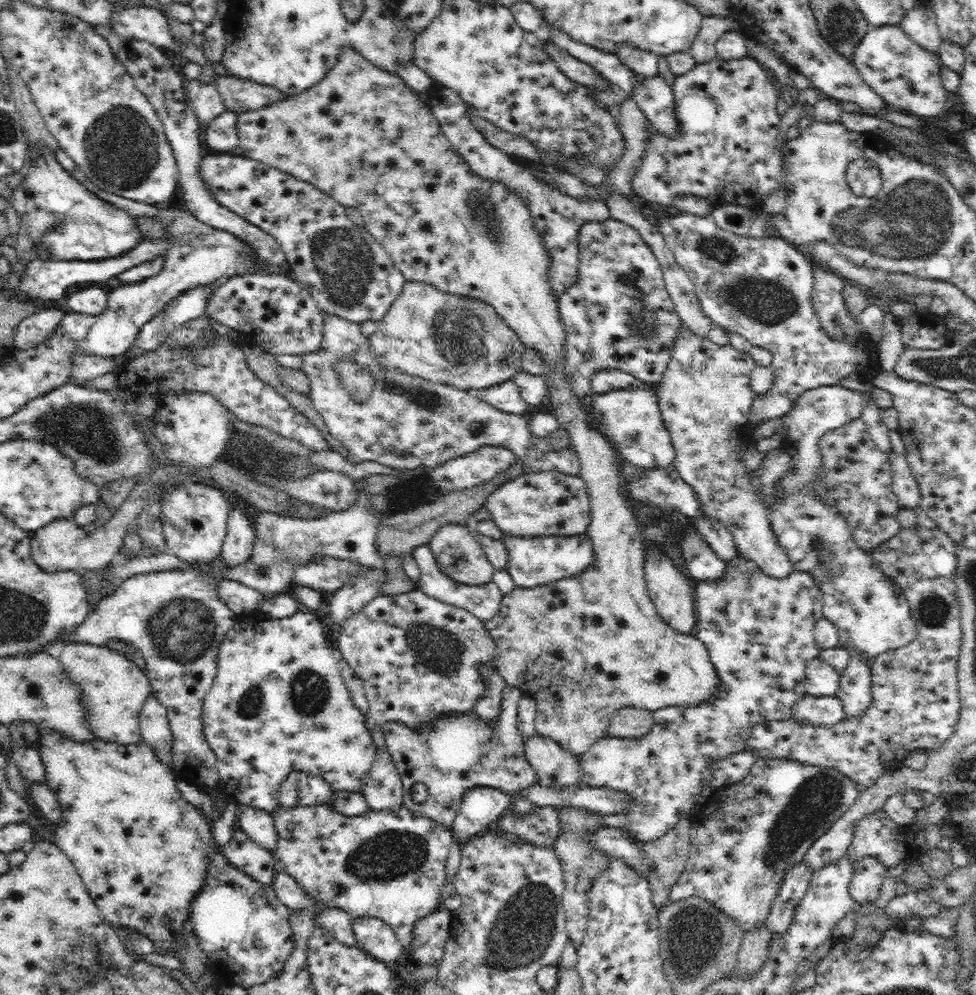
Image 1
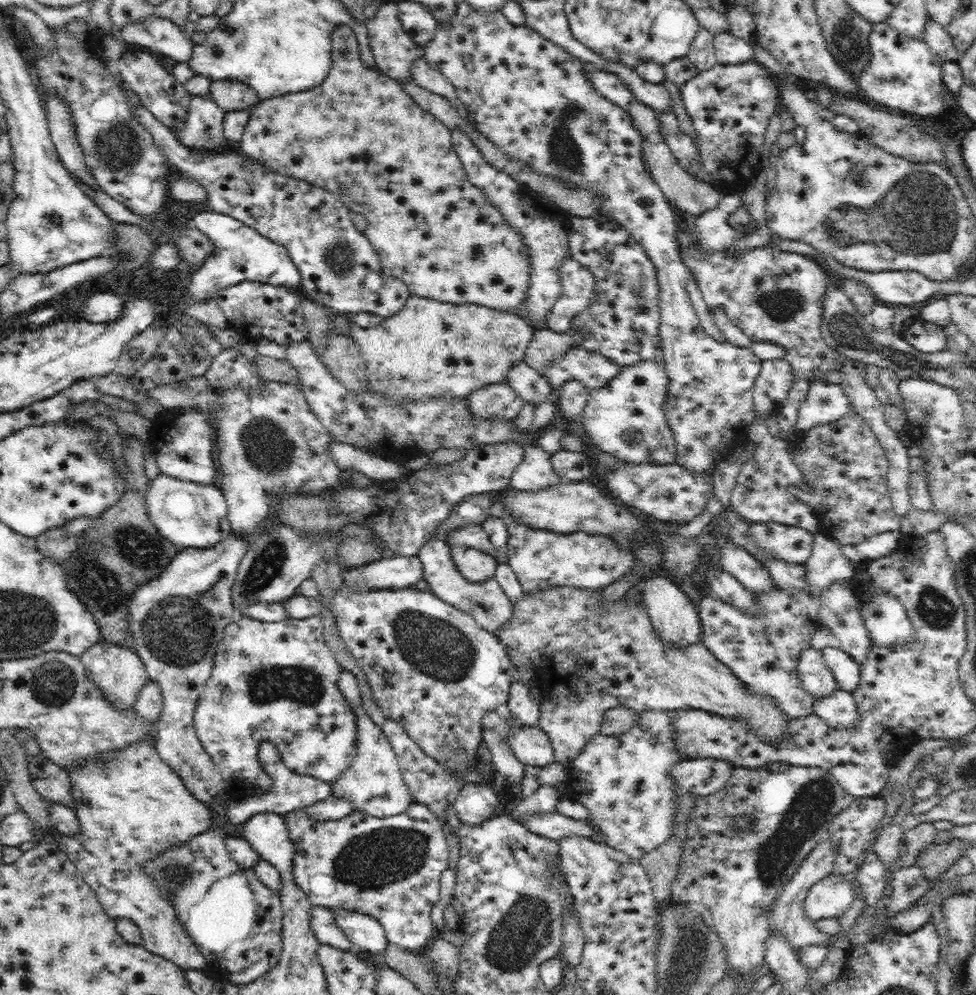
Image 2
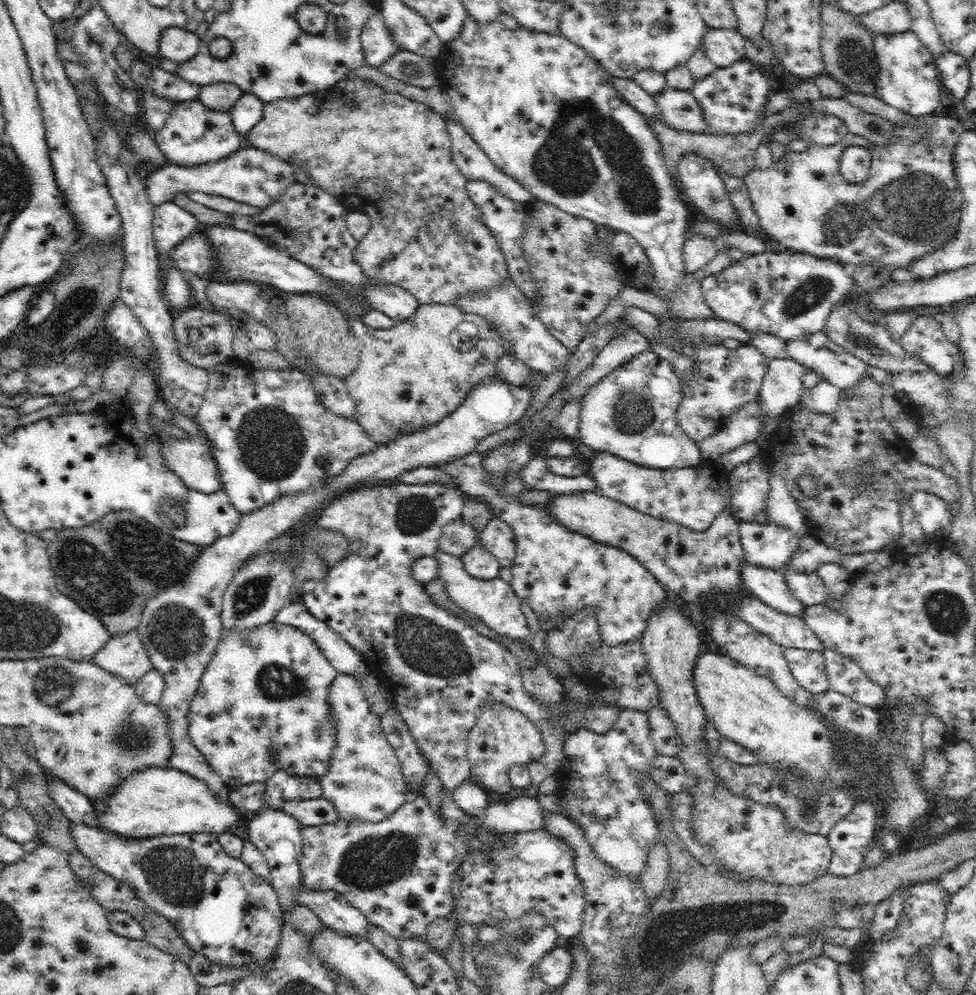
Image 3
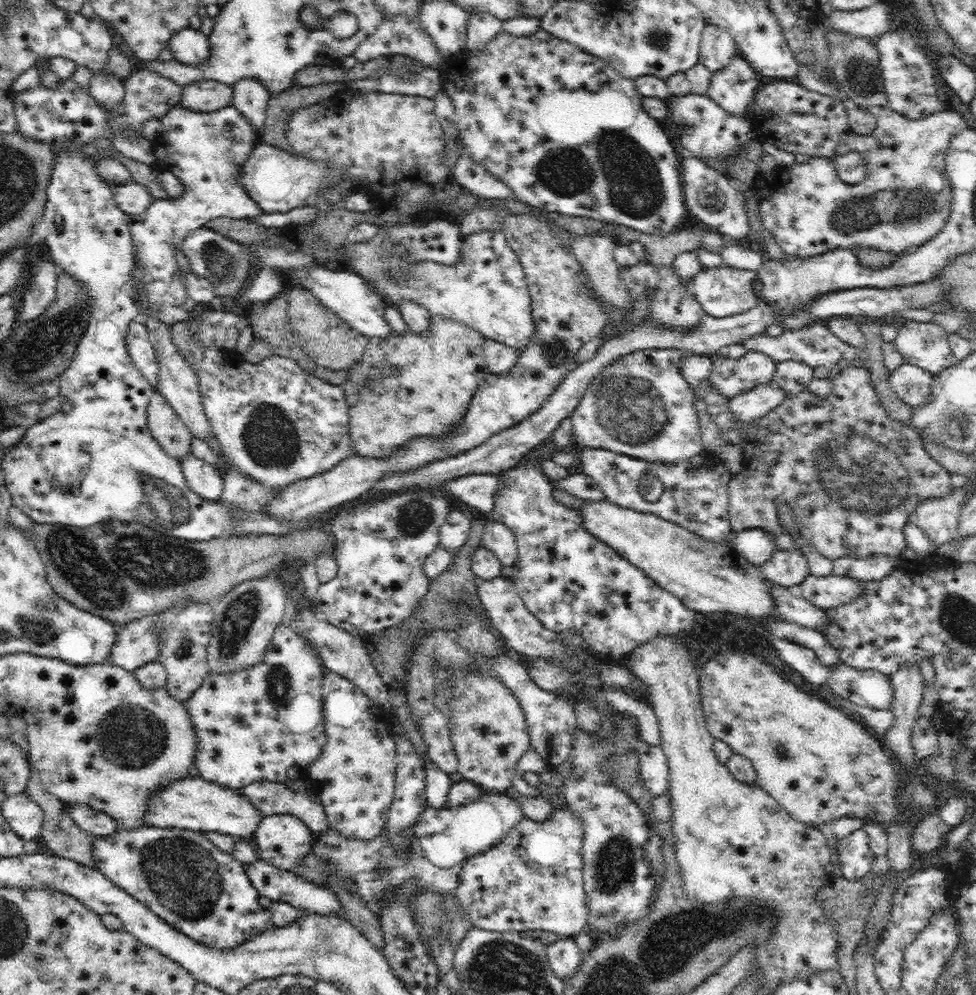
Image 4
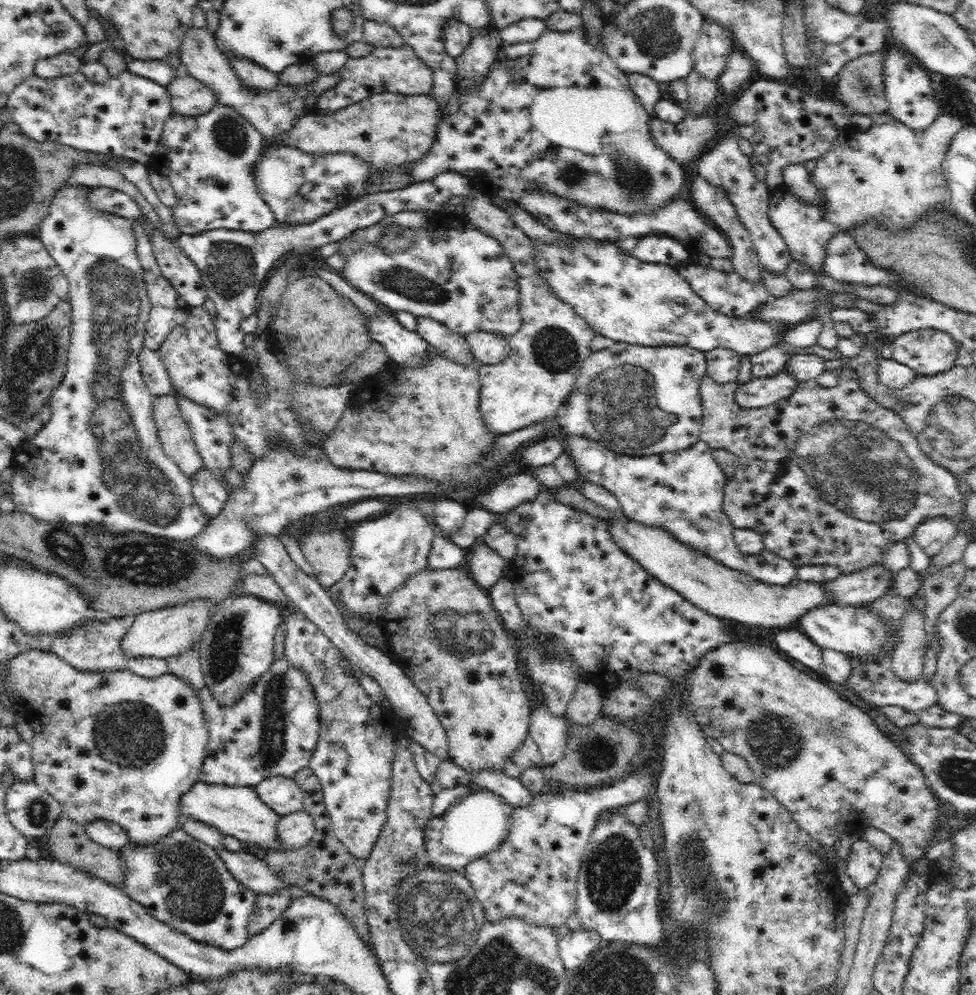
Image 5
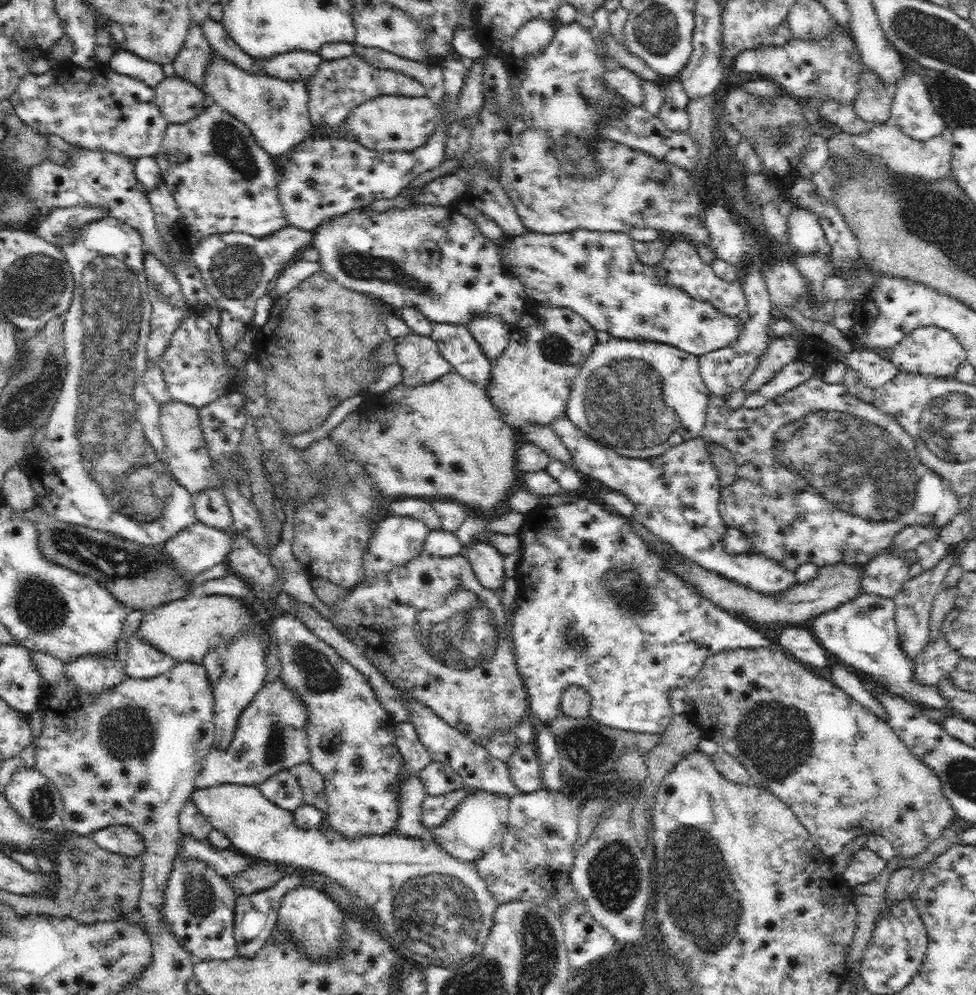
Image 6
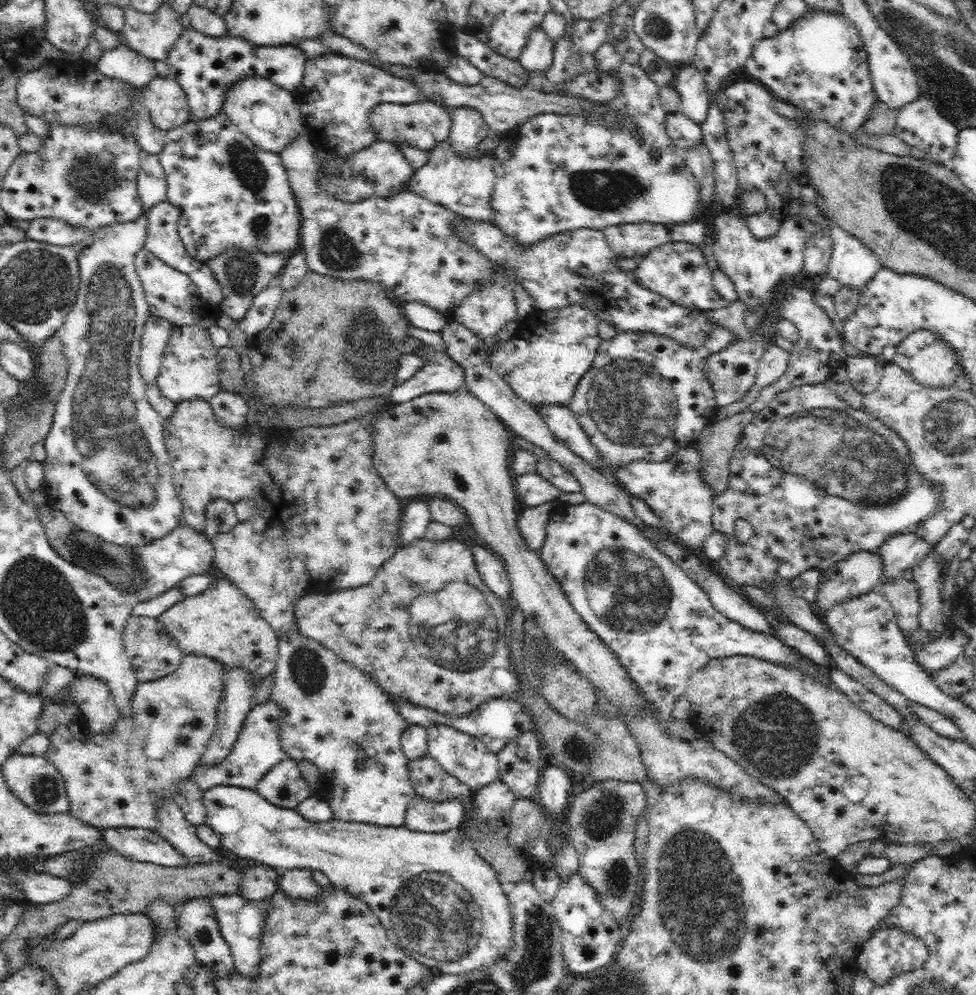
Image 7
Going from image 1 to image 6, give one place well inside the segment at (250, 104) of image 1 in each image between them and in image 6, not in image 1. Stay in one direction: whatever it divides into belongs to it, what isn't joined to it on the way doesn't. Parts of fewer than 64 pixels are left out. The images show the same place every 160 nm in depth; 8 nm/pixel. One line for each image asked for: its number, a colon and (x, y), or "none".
2: (231, 95)
3: (222, 96)
4: (206, 96)
5: (189, 97)
6: (180, 101)

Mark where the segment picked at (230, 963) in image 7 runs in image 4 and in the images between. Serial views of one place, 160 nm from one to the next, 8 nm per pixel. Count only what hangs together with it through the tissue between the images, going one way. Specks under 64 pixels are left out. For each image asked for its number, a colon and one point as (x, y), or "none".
4: (205, 893)
5: (183, 882)
6: (199, 903)

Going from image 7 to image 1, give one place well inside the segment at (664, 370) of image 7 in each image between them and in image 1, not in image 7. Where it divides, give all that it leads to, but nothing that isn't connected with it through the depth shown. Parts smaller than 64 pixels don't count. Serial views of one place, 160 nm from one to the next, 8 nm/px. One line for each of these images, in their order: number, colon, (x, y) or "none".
1: (631, 418)
2: (626, 418)
3: (631, 413)
4: (640, 405)
5: (646, 400)
6: (639, 398)

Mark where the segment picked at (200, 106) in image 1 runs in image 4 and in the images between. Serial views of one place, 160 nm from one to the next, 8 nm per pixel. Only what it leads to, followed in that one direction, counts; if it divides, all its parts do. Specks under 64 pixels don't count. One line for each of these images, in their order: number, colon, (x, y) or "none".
2: (203, 130)
3: (193, 134)
4: (206, 151)

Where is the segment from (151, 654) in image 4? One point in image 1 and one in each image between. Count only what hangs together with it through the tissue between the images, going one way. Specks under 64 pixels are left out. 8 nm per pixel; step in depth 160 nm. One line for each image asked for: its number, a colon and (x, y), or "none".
1: (113, 689)
2: (119, 672)
3: (124, 655)

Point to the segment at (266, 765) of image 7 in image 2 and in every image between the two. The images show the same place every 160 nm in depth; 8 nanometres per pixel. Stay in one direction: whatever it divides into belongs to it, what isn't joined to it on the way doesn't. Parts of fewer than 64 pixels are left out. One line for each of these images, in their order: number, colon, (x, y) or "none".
2: (271, 681)
3: (265, 692)
4: (263, 723)
5: (273, 728)
6: (270, 736)

